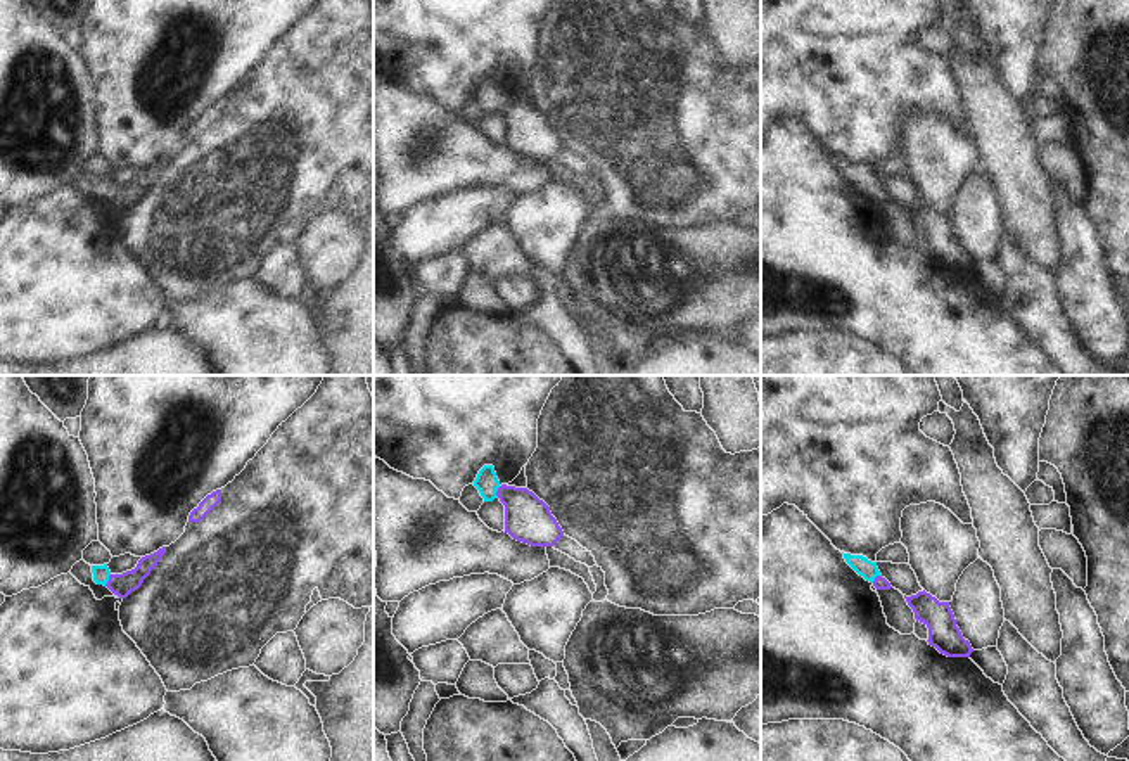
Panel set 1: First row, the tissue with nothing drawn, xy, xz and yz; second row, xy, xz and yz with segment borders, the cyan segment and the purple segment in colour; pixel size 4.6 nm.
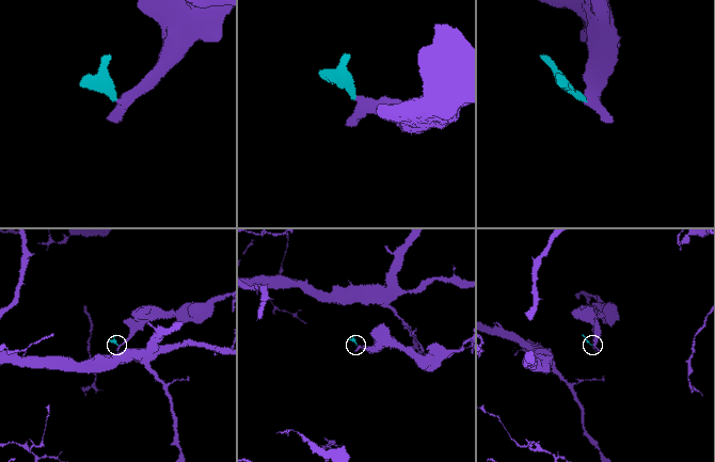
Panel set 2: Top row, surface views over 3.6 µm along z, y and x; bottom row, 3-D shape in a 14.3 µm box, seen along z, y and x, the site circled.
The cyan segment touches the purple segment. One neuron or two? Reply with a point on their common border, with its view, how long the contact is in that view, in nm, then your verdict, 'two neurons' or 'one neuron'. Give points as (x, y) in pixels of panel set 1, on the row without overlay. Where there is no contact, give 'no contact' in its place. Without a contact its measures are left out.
meets cyan in xy at (108, 192); contact 70 nm long; one neuron

